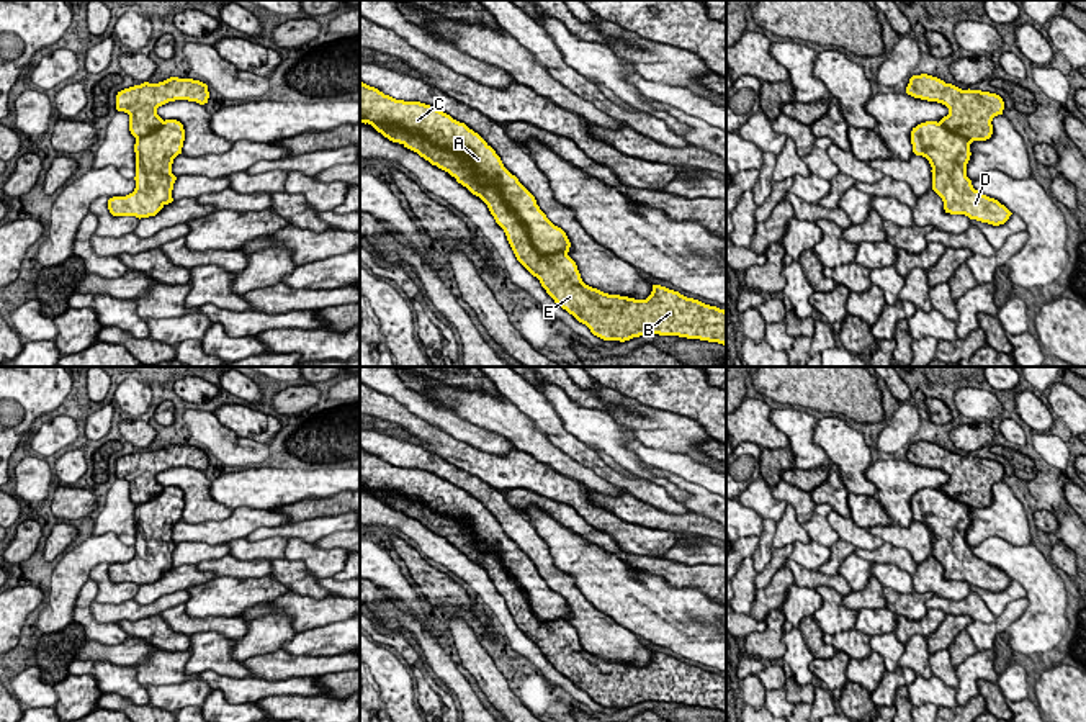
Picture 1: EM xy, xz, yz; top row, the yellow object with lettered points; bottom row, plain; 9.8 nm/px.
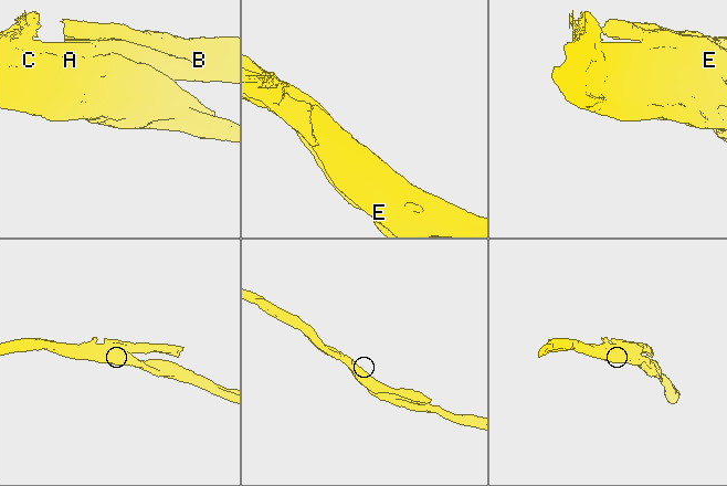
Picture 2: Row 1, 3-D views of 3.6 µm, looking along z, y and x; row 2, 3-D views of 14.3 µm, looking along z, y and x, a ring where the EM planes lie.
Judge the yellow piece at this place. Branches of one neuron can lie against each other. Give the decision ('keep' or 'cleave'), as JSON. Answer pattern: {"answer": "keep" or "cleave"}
{"answer": "cleave"}

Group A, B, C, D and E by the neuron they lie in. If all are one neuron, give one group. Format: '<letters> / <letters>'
A C D / B E

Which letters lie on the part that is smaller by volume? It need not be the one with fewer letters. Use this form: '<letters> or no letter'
B, E

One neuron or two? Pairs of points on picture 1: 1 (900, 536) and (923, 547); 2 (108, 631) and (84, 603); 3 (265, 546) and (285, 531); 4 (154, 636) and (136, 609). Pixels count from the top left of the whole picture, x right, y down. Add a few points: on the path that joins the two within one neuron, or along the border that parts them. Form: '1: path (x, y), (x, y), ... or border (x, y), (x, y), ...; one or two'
1: path (905, 537), (913, 537), (918, 542); one
2: path (98, 631), (84, 613); one
3: border (246, 537), (252, 541), (287, 539); two
4: border (157, 614), (118, 622); two

